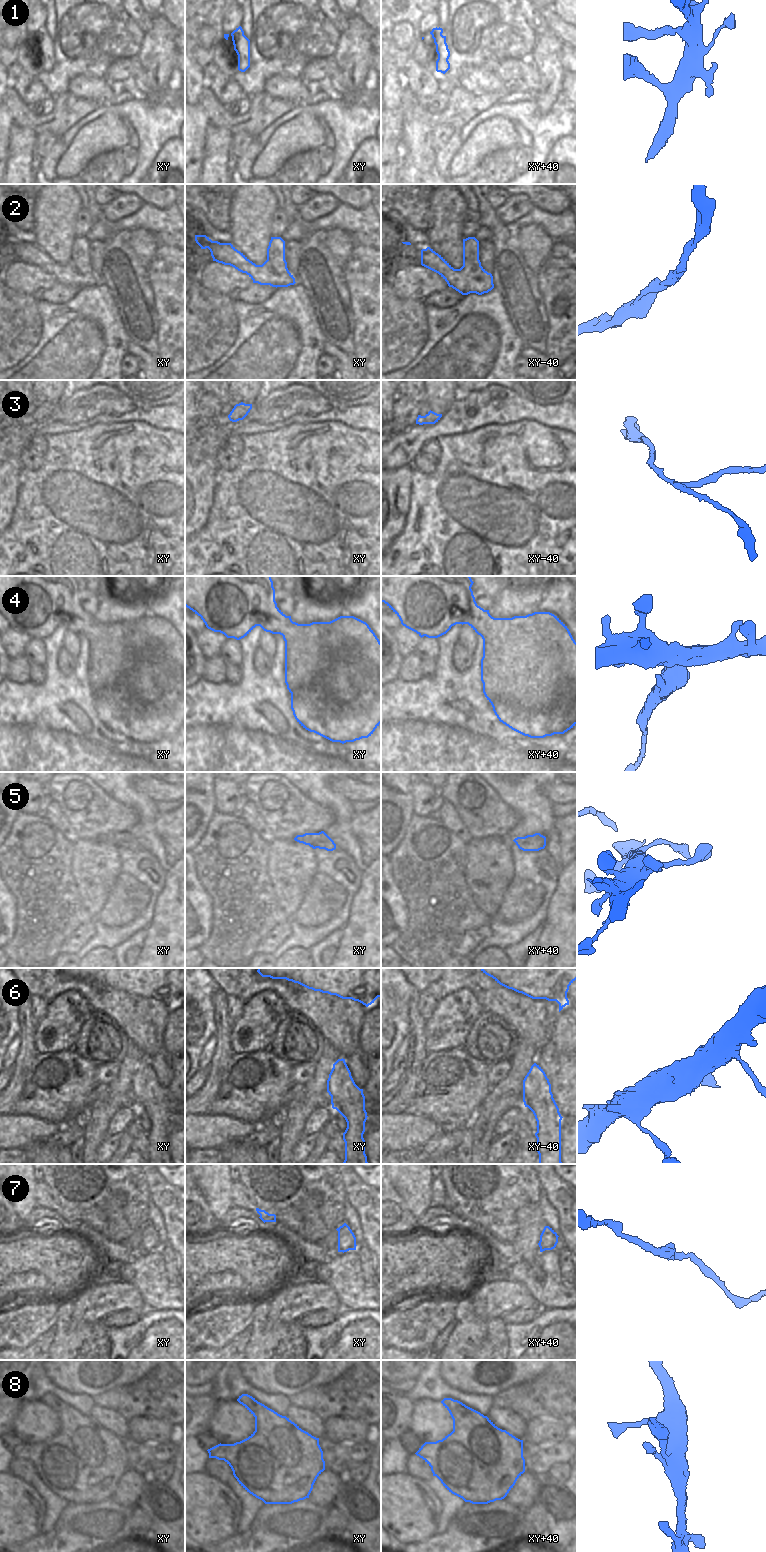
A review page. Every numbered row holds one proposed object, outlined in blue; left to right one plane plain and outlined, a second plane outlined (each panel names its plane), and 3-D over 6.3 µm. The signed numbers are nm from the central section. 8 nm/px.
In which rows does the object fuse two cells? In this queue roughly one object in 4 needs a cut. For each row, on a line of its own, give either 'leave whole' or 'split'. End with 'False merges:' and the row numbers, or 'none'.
1: leave whole
2: leave whole
3: split
4: split
5: leave whole
6: leave whole
7: leave whole
8: leave whole
False merges: 3, 4

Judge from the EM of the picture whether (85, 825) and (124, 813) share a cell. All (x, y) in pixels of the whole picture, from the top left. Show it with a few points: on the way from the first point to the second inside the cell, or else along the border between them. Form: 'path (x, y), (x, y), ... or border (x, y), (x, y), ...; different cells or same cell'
path (95, 816), (114, 816); same cell

